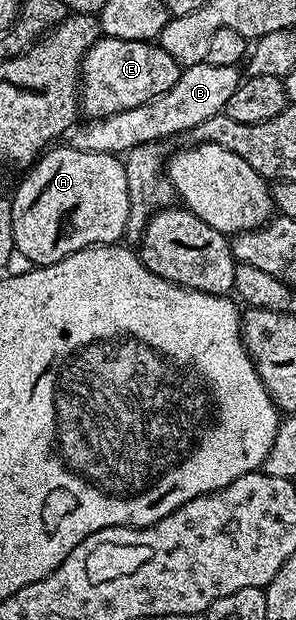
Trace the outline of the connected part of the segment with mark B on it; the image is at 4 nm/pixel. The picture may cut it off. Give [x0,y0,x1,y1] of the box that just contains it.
[66,60,240,155]

